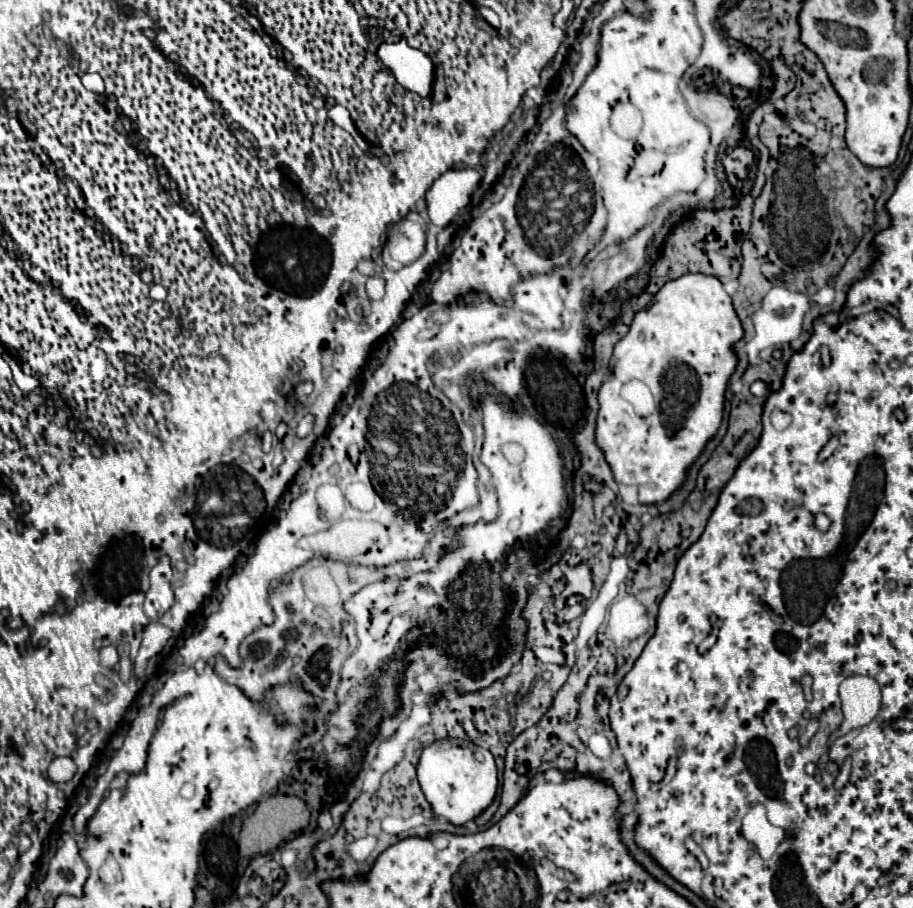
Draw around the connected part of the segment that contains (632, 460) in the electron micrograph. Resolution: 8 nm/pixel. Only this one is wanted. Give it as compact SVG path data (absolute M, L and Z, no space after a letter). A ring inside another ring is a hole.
M684 274L660 288L654 300L634 316L630 332L614 346L614 354L610 358L612 380L602 384L598 392L600 410L596 424L596 444L604 450L616 482L638 488L640 504L664 502L672 492L680 490L680 486L686 482L686 468L698 460L708 440L718 432L724 414L726 384L738 364L734 344L742 340L742 336L742 324L722 282L706 274ZM632 378L642 380L652 390L656 414L642 418L628 402L620 398L622 384Z

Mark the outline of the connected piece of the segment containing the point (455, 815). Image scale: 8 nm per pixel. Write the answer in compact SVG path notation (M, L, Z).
M446 738L422 749L418 782L434 816L442 816L454 826L466 826L492 804L498 790L498 768L486 748L470 740Z

